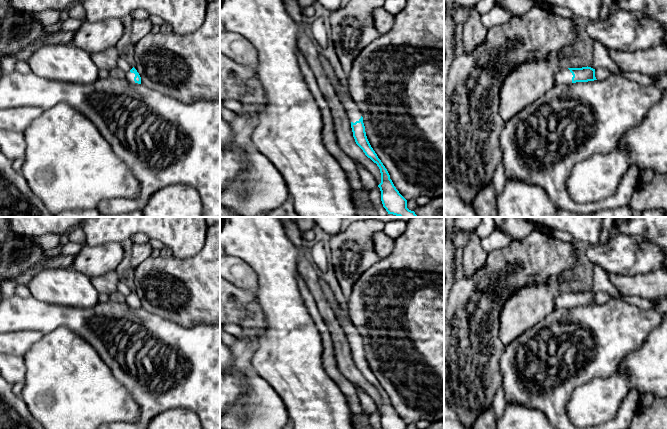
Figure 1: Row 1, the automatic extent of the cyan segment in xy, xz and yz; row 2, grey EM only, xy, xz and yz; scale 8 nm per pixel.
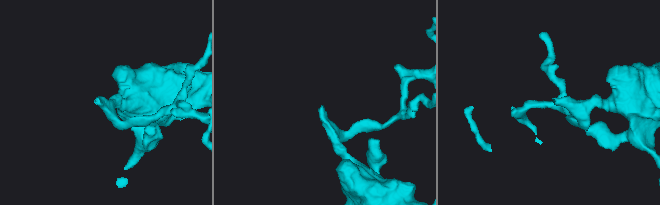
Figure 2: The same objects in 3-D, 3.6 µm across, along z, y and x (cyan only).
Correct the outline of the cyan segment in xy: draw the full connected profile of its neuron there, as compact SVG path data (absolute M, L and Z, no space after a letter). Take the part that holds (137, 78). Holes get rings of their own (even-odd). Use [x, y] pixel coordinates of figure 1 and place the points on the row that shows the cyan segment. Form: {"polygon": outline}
{"polygon": "M134 67L127 73L127 79L132 83L141 84L141 77Z"}

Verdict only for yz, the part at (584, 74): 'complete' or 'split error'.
split error

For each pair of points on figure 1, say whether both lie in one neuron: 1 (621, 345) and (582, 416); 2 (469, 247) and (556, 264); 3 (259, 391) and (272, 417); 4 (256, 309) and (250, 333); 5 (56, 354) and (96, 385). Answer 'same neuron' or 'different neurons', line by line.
1: different neurons
2: different neurons
3: same neuron
4: same neuron
5: same neuron

